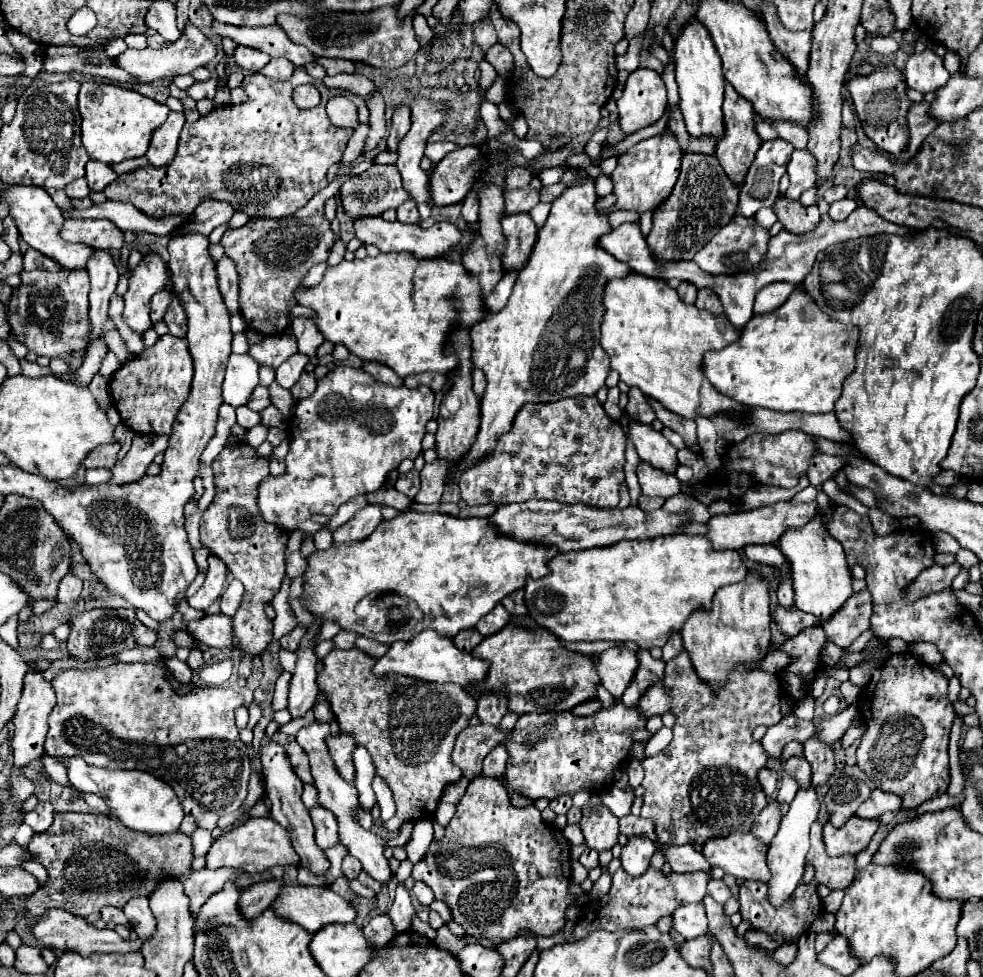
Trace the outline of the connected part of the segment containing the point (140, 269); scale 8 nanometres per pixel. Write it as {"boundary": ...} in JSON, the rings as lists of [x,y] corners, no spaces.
{"boundary":[[[158,253],[146,255],[132,271],[130,287],[124,295],[124,319],[136,333],[144,333],[152,327],[150,299],[154,293],[166,289],[166,281],[168,265]]]}

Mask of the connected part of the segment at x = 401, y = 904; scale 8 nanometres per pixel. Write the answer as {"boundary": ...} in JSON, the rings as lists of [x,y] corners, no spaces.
{"boundary":[[[400,883],[400,885],[396,887],[394,903],[392,903],[390,909],[388,909],[388,917],[392,919],[392,925],[394,925],[396,935],[398,935],[398,933],[404,933],[404,931],[410,931],[414,915],[416,915],[416,911],[414,911],[414,907],[412,907],[410,895],[408,895],[408,891],[404,889],[404,885]]]}

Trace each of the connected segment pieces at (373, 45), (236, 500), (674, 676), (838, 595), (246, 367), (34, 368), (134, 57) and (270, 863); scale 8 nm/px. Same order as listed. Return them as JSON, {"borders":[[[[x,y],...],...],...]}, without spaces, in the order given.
{"borders":[[[[398,5],[380,7],[366,13],[332,13],[324,11],[318,15],[278,15],[276,23],[288,33],[288,37],[306,45],[316,57],[334,57],[348,59],[354,63],[366,63],[370,67],[398,69],[406,65],[420,49],[420,41],[414,33],[412,21],[416,17],[416,9],[406,17],[398,17]]],[[[242,441],[234,443],[232,449],[224,447],[224,451],[214,459],[212,469],[216,481],[216,497],[202,517],[200,537],[202,545],[206,545],[216,557],[220,557],[226,563],[228,571],[244,585],[244,595],[236,615],[232,617],[232,627],[238,635],[240,649],[246,653],[238,669],[238,675],[246,679],[252,669],[252,657],[260,655],[272,641],[272,621],[266,617],[264,607],[278,593],[280,583],[286,575],[284,553],[288,533],[272,523],[266,523],[256,505],[258,487],[270,475],[270,471],[268,461],[260,461],[254,447]]],[[[682,651],[676,659],[666,663],[664,685],[672,697],[670,711],[676,715],[676,723],[672,727],[674,739],[664,751],[642,761],[646,773],[642,781],[642,787],[646,789],[642,817],[654,819],[656,835],[662,845],[704,845],[714,837],[750,831],[754,817],[768,803],[756,777],[758,771],[766,767],[768,753],[762,749],[760,741],[754,741],[752,731],[758,725],[776,725],[782,718],[778,677],[766,671],[736,671],[732,673],[732,681],[724,687],[724,693],[720,693],[720,697],[712,697],[712,693],[696,681],[692,661],[688,661],[688,653]]],[[[816,515],[806,527],[788,529],[788,533],[784,533],[780,537],[778,547],[792,565],[794,605],[806,613],[816,615],[820,619],[820,623],[828,621],[854,593],[852,591],[852,573],[846,563],[844,549],[840,549],[840,543],[832,541],[832,537],[828,537],[822,517]]],[[[230,355],[226,377],[222,383],[222,399],[232,407],[248,403],[252,391],[258,385],[258,363],[250,355]]],[[[24,359],[20,361],[22,365],[22,373],[28,377],[44,377],[44,375],[52,375],[52,371],[48,367],[40,367],[38,363],[26,363]]],[[[186,23],[186,29],[182,31],[182,37],[172,43],[170,47],[164,47],[164,51],[152,51],[152,49],[128,49],[124,51],[114,63],[126,71],[130,71],[134,77],[138,77],[142,83],[152,83],[164,77],[176,77],[176,75],[190,75],[198,67],[206,67],[216,57],[218,47],[194,25]]],[[[260,817],[260,819],[248,819],[242,823],[238,829],[232,829],[224,833],[218,841],[212,843],[208,855],[208,869],[218,869],[218,867],[234,867],[244,873],[264,873],[272,869],[274,865],[300,865],[300,857],[292,847],[290,833],[276,823],[272,817]]]]}

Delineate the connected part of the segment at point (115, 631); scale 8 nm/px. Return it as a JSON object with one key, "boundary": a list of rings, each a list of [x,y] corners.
{"boundary":[[[90,609],[68,619],[70,637],[66,641],[68,653],[78,661],[96,661],[110,655],[116,655],[124,649],[132,649],[136,645],[153,646],[156,633],[140,623],[132,609]]]}

